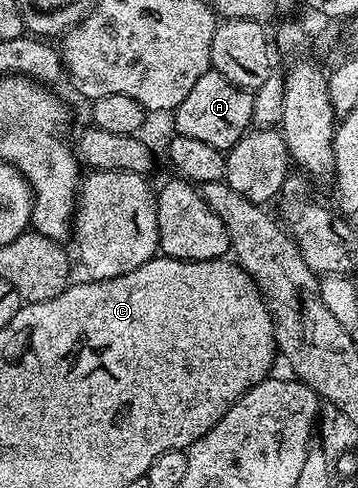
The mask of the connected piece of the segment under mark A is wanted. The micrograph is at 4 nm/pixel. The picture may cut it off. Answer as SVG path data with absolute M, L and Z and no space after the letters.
M214 69L207 70L200 80L180 100L177 110L173 111L174 130L184 136L193 136L204 144L212 144L212 148L228 151L236 145L254 122L254 95L251 91L242 90L232 80L220 76Z

